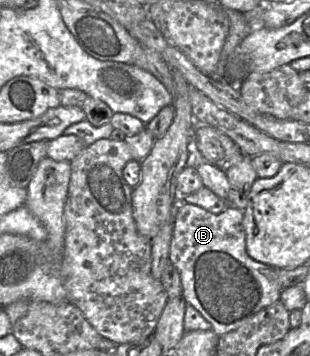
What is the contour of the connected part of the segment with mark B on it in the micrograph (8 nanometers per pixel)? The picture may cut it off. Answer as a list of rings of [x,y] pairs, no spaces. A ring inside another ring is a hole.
[[[178,202],[170,262],[180,274],[182,297],[202,314],[218,336],[237,329],[281,297],[282,288],[277,283],[277,270],[281,268],[271,267],[248,255],[244,211],[232,206],[214,214],[198,205]]]

